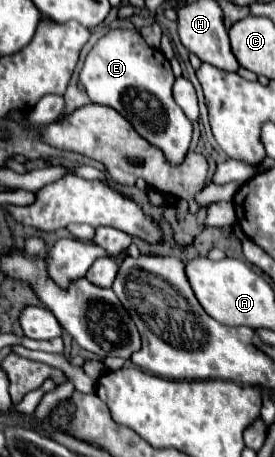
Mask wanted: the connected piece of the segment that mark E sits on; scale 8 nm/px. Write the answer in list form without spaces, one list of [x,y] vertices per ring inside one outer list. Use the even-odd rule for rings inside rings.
[[[111,29],[89,51],[79,75],[89,99],[113,107],[149,143],[161,147],[173,165],[181,163],[191,143],[191,121],[173,99],[175,75],[163,51],[149,47],[137,29]]]

